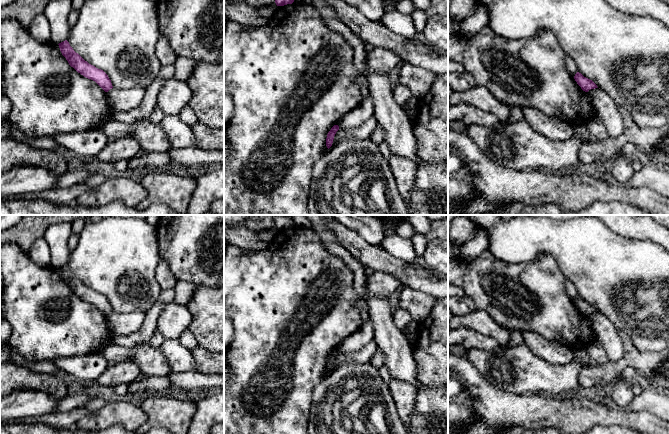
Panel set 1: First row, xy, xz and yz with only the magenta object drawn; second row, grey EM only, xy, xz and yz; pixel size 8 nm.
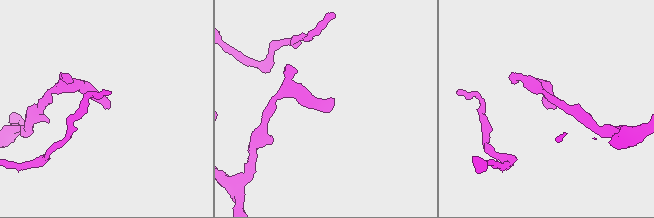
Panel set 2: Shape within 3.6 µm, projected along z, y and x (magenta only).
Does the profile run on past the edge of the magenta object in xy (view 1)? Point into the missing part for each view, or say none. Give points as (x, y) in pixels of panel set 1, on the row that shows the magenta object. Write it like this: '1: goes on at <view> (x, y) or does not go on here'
1: does not go on here

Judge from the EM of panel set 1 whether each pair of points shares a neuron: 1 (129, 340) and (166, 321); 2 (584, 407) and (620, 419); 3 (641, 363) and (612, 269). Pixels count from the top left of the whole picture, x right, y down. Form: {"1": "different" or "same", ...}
{"1": "different", "2": "same", "3": "different"}

